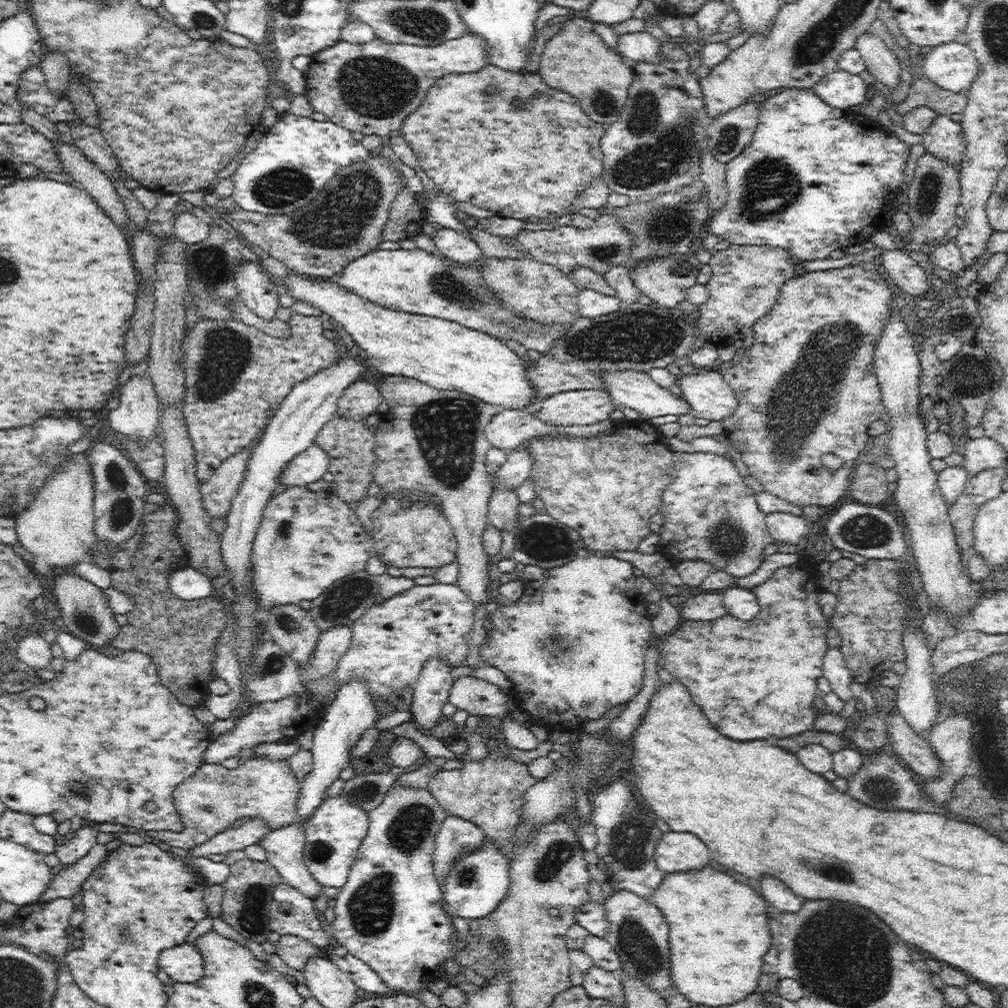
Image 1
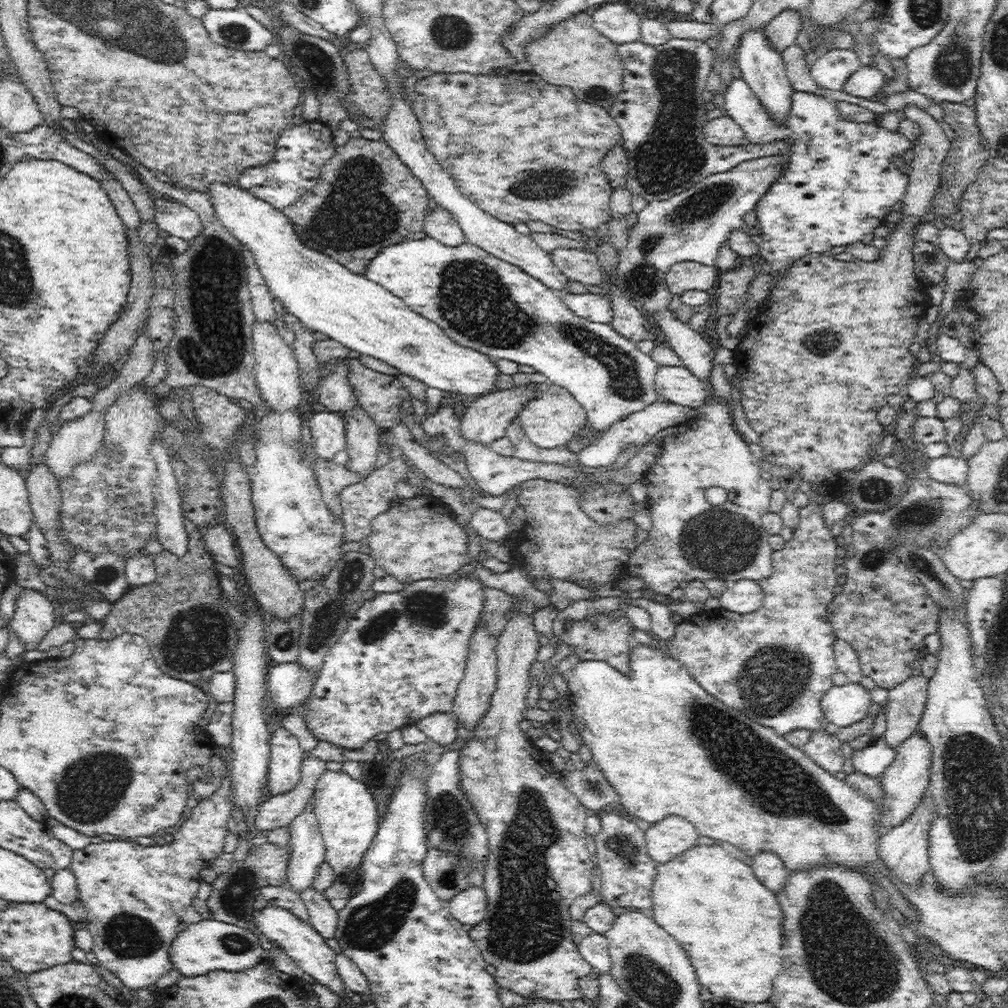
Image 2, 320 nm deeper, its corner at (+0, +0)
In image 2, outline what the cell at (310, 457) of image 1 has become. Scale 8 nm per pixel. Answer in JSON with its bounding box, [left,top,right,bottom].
[310,411,345,461]

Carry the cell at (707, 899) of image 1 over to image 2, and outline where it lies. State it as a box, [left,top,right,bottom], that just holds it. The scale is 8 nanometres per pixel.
[651,845,783,1004]

